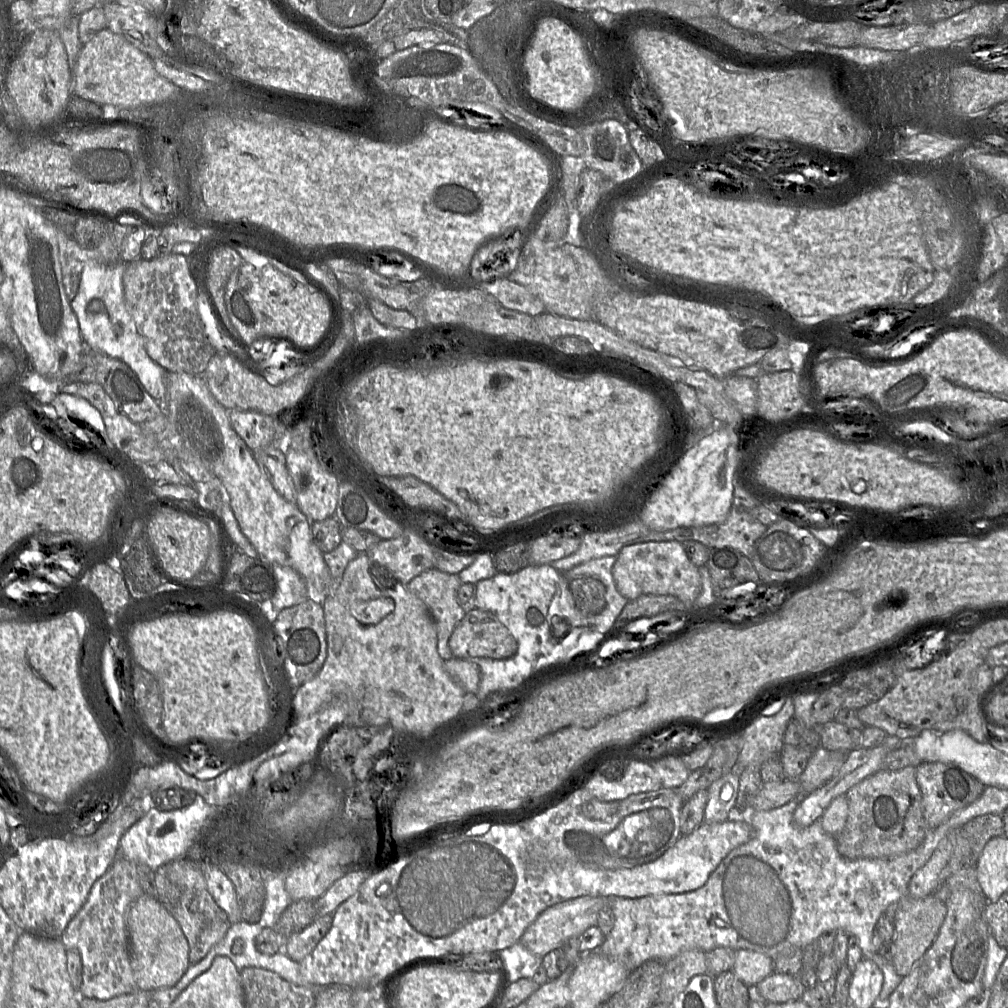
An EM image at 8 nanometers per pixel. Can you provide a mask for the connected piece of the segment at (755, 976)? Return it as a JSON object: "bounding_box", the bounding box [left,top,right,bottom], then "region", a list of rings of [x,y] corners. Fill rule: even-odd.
{"bounding_box":[732,950,774,986],"region":[[[737,950],[732,971],[745,985],[757,986],[774,972],[774,960],[752,950]]]}

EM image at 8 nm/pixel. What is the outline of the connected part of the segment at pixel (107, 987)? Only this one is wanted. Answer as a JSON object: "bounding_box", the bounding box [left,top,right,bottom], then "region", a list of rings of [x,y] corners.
{"bounding_box":[59,855,143,1000],"region":[[[119,855],[108,870],[95,881],[84,905],[60,936],[59,939],[66,950],[76,950],[81,956],[82,984],[78,992],[80,997],[108,1000],[137,989],[129,956],[128,914],[132,903],[143,893],[136,864]]]}

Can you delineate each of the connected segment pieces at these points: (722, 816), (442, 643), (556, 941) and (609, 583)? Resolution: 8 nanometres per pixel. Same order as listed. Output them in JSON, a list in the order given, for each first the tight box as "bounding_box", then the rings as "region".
[{"bounding_box":[704,771,739,823],"region":[[[732,771],[709,786],[704,822],[720,823],[730,819],[739,792],[738,776]]]},{"bounding_box":[406,568,466,661],"region":[[[432,568],[422,572],[406,585],[428,608],[437,629],[437,651],[444,661],[453,657],[448,642],[456,625],[466,614],[457,598],[461,584],[457,574]]]},{"bounding_box":[519,896,607,957],"region":[[[581,896],[554,904],[539,914],[519,942],[532,954],[543,957],[560,949],[569,939],[578,938],[589,927],[596,926],[599,911],[606,905],[607,899],[602,896]]]},{"bounding_box":[561,556,629,617],"region":[[[605,556],[592,559],[561,573],[564,574],[564,577],[568,582],[582,576],[590,576],[599,579],[604,584],[606,591],[610,592],[610,597],[617,601],[618,617],[629,600],[622,596],[616,588],[612,574],[612,568],[615,561],[616,556]]]}]

